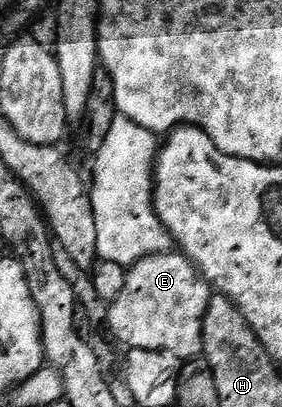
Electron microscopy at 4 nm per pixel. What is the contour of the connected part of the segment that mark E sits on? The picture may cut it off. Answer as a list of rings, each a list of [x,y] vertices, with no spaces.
[[[170,248],[140,258],[125,272],[123,292],[107,306],[107,327],[125,345],[134,350],[164,350],[170,356],[178,354],[181,360],[193,360],[201,354],[201,324],[205,305],[209,302],[211,290],[197,273],[197,267],[190,258]]]

